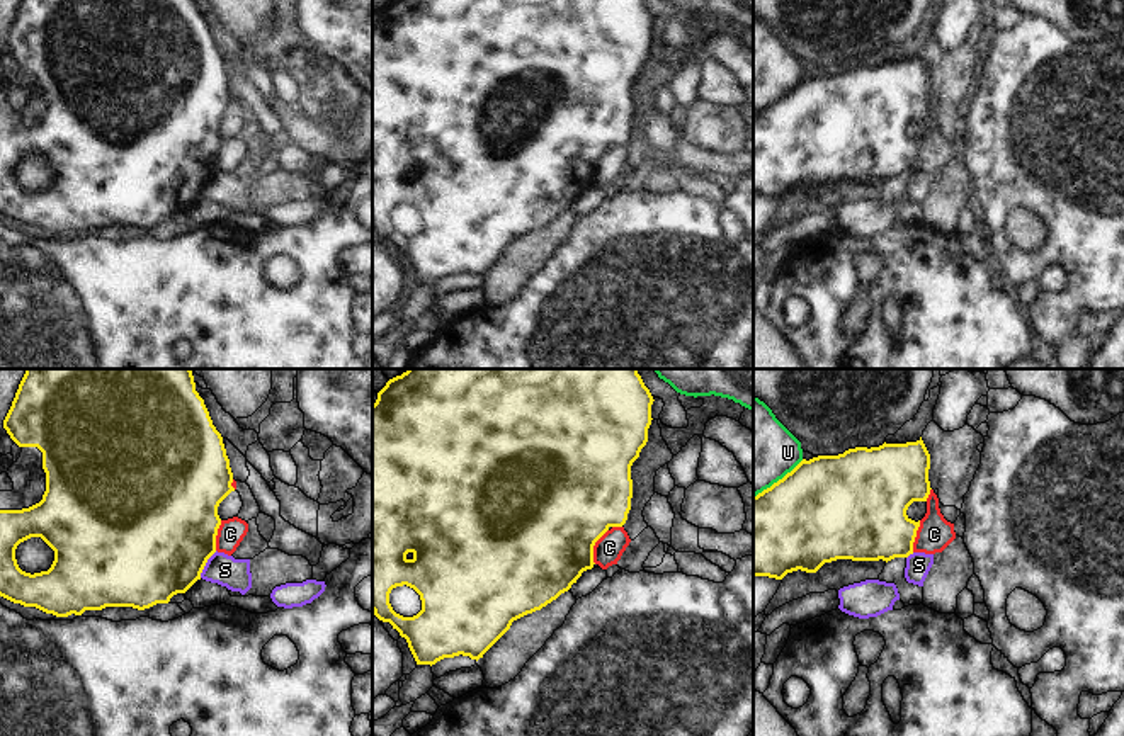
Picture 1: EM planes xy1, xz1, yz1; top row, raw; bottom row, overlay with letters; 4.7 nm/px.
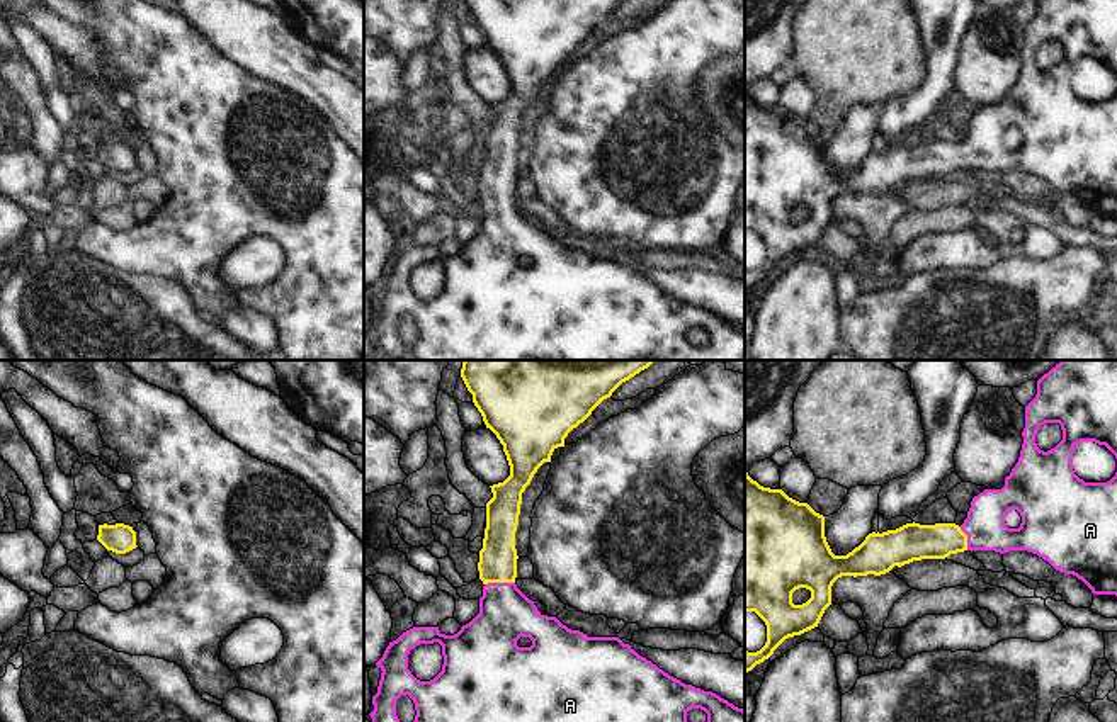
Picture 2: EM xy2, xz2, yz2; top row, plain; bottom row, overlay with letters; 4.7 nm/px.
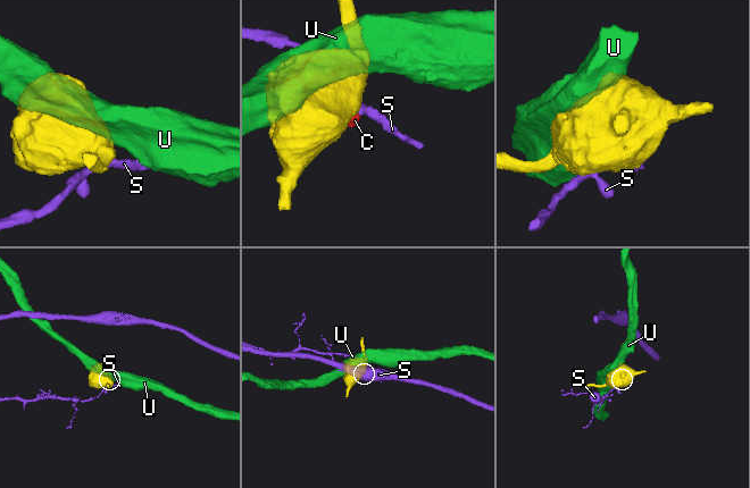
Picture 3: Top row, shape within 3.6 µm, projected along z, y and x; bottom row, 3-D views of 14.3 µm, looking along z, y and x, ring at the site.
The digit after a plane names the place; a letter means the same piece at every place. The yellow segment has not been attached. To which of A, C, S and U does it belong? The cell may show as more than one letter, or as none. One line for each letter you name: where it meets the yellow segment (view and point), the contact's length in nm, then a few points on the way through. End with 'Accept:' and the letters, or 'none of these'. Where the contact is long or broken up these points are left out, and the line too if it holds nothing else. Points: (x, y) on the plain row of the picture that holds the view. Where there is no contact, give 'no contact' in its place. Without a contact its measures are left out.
A: xz2 (498, 201) | 140 nm | across xz2 (498, 175), (498, 201), (505, 233)
Accept: A

